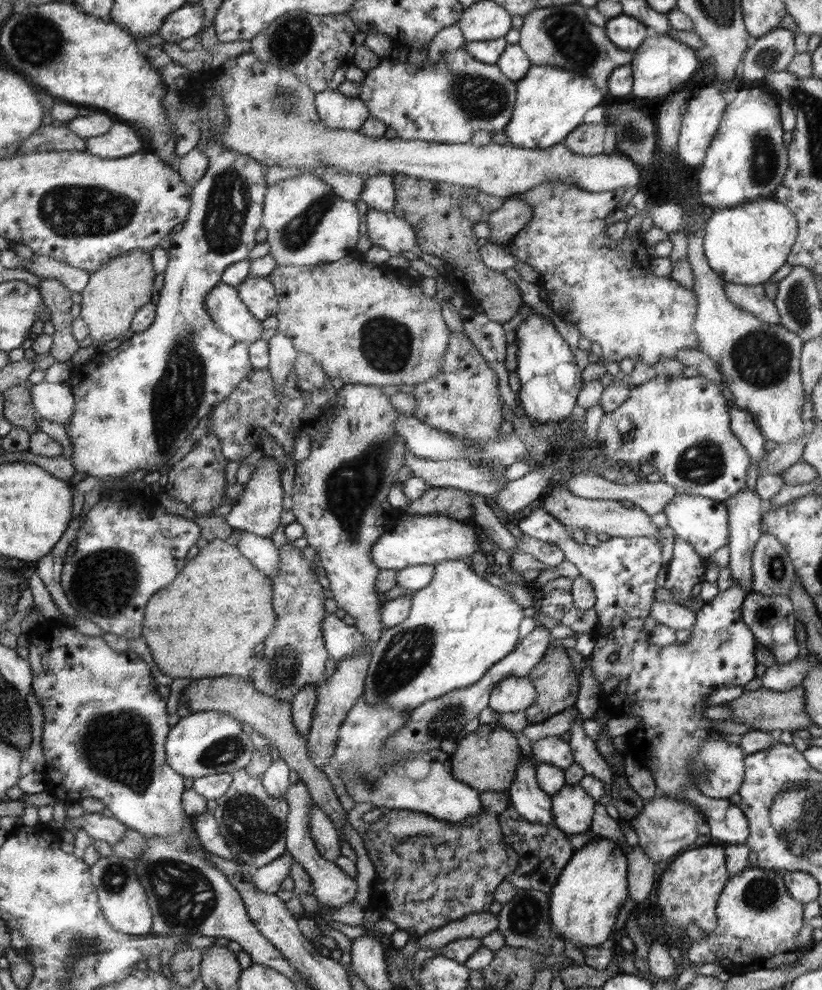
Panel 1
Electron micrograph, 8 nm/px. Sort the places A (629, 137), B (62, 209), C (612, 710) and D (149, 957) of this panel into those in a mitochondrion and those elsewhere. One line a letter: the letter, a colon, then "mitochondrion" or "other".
A: mitochondrion
B: mitochondrion
C: other
D: other

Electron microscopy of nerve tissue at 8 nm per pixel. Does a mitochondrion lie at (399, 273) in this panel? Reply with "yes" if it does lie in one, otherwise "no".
no

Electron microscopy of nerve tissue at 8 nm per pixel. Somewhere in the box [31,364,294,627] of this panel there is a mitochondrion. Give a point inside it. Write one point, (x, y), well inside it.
(104, 582)

